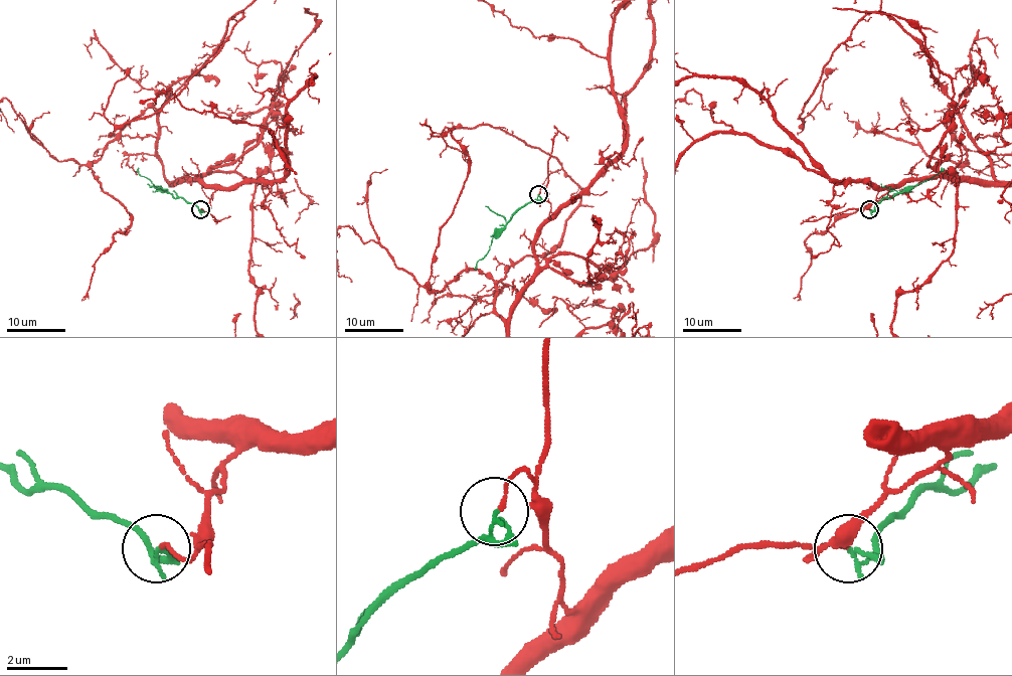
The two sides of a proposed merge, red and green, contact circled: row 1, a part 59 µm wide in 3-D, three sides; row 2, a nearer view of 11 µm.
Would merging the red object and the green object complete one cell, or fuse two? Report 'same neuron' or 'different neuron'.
different neuron

